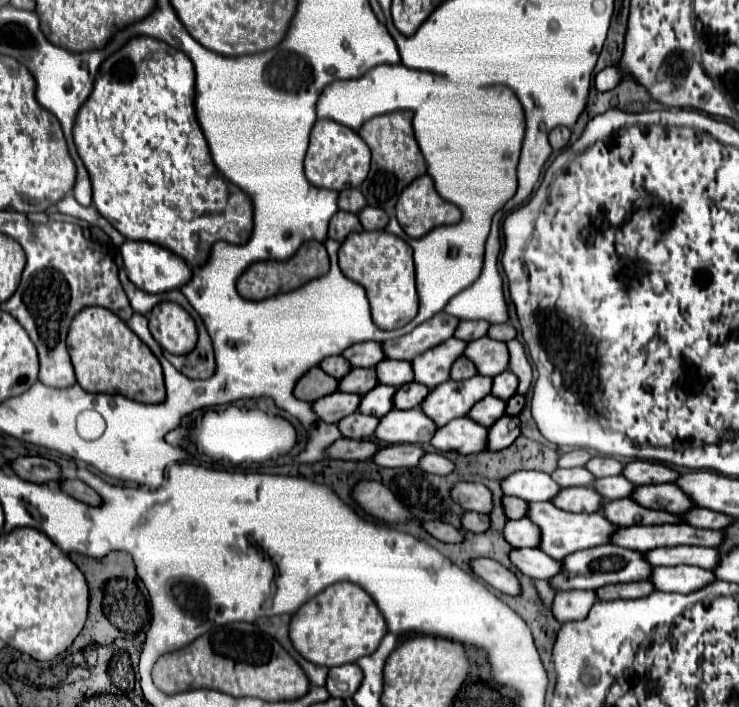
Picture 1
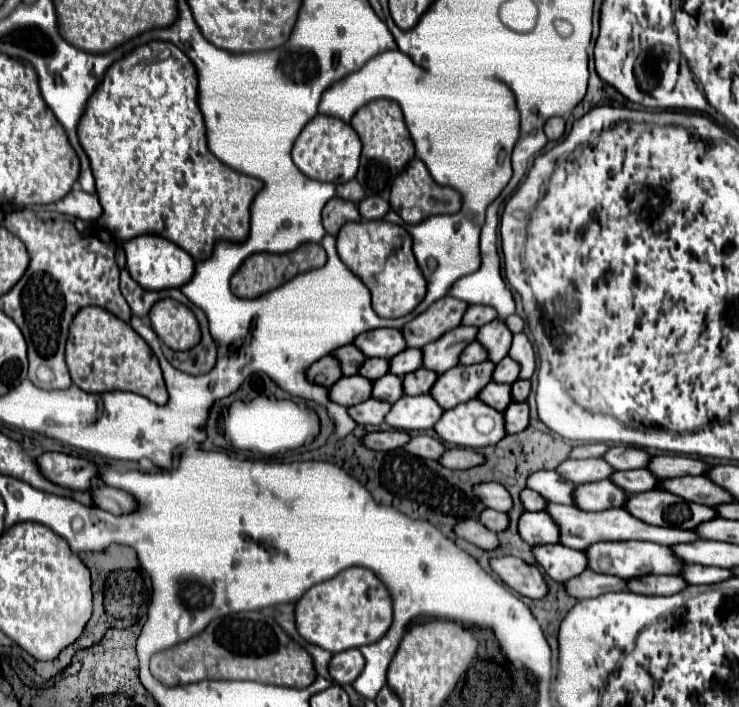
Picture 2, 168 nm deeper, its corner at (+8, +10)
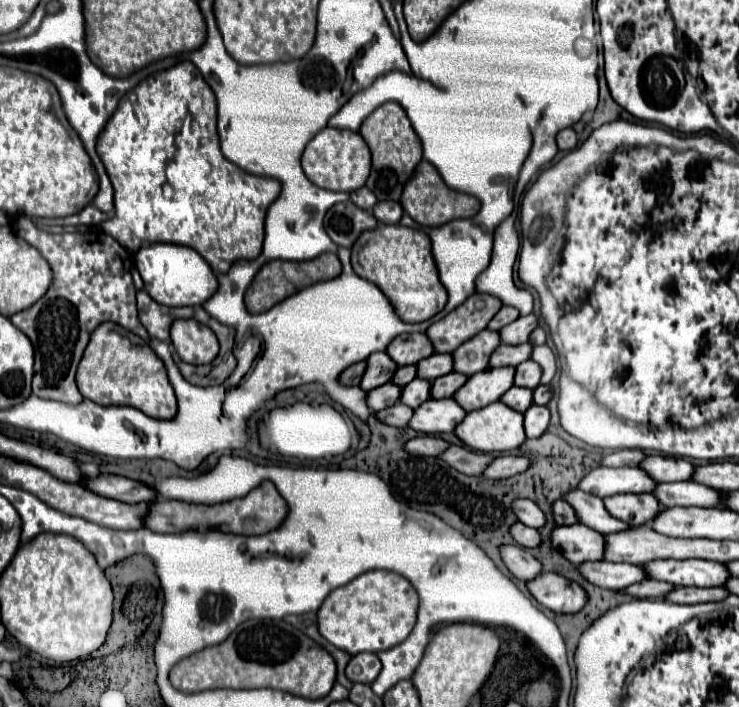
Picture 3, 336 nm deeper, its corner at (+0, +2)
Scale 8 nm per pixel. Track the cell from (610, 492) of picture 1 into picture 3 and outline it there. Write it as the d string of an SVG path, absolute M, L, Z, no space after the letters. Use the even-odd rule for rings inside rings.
M671 481L671 483L657 483L653 495L661 501L661 507L721 507L721 491L709 489L695 481Z

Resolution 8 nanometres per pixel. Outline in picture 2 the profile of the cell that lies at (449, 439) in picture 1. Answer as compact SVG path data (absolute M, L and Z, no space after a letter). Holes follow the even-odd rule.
M471 399L467 403L457 405L455 409L445 411L441 421L437 421L435 431L449 445L473 447L473 449L495 445L497 441L501 441L507 435L503 413L489 407L481 399ZM483 415L493 419L493 429L489 433L481 433L475 425L475 421Z

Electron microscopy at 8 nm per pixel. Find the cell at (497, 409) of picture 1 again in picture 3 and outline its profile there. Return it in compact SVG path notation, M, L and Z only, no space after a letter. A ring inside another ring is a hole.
M511 387L499 401L509 405L511 409L515 409L519 413L525 413L533 403L533 391L531 389L523 389L523 387Z

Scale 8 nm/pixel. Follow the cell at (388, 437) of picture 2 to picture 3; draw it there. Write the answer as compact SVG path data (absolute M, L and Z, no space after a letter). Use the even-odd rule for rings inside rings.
M415 437L411 441L405 443L405 451L413 453L413 455L429 455L429 457L437 457L447 449L447 443L443 439L437 437Z

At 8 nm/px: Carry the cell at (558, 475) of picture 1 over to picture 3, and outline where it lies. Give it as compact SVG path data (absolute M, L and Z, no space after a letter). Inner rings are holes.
M597 467L579 481L581 491L593 493L601 499L617 493L651 493L655 485L657 483L639 467Z

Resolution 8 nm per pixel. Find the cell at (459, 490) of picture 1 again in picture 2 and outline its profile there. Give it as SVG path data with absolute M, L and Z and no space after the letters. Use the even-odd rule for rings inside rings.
M501 483L477 485L477 497L481 497L481 501L485 501L485 505L495 509L495 511L513 509L513 499L511 499L509 491Z

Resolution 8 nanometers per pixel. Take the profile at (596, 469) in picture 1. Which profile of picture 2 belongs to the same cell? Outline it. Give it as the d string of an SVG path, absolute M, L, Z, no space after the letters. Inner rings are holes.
M631 445L611 447L603 459L609 461L609 465L613 465L613 469L617 469L617 471L621 471L621 469L647 469L651 463L651 455L645 449L631 447Z

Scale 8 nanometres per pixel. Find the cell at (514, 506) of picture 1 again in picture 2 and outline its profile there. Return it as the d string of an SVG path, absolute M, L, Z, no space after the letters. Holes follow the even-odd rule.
M525 489L525 491L521 493L521 501L523 501L523 505L525 505L527 511L545 511L545 509L547 509L547 499L541 497L541 495L539 495L537 491L533 491L533 489Z

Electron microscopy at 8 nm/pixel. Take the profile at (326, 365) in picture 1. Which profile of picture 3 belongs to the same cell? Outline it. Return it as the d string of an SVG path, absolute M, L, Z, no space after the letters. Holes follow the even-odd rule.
M373 353L365 361L367 361L367 367L365 367L365 373L363 373L361 385L359 385L363 391L375 389L375 387L387 383L397 369L397 365L389 359L387 353Z

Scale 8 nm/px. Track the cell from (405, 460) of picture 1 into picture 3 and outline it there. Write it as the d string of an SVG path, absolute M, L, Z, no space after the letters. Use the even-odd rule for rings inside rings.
M451 445L439 459L449 463L453 469L465 473L465 475L477 475L483 473L483 469L487 467L487 463L493 459L495 455L489 453L481 453L481 463L479 463L479 453L477 451L469 451L465 447L457 447Z

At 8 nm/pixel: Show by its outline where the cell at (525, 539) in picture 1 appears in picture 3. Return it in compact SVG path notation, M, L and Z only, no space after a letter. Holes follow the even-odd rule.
M583 523L553 527L549 539L551 547L561 551L563 557L575 565L583 561L599 561L603 557L603 535Z

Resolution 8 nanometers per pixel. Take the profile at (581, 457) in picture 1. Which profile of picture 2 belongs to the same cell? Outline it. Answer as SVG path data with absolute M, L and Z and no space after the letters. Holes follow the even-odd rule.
M587 443L587 445L577 445L571 451L573 459L589 459L589 457L603 457L609 451L609 445L605 443Z

